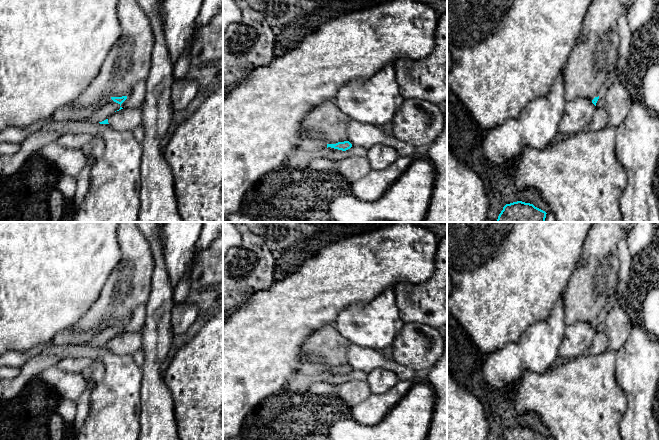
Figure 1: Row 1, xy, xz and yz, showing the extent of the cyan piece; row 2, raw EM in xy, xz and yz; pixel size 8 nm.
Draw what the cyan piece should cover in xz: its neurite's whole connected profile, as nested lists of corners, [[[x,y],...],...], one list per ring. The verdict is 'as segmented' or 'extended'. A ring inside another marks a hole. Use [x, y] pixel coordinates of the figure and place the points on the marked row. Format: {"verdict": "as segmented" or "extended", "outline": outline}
{"verdict": "as segmented", "outline": [[[344,141],[344,142],[338,142],[336,144],[327,144],[327,148],[328,147],[346,151],[352,147],[352,144],[349,141]]]}

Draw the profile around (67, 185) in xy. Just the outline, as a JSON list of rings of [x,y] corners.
[[[61,174],[57,180],[57,189],[63,194],[66,201],[72,201],[77,191],[77,178]]]

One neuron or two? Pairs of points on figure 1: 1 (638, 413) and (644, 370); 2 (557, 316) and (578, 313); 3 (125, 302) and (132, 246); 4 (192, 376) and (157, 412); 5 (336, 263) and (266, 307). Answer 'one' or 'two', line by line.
1: one
2: two
3: one
4: two
5: one

